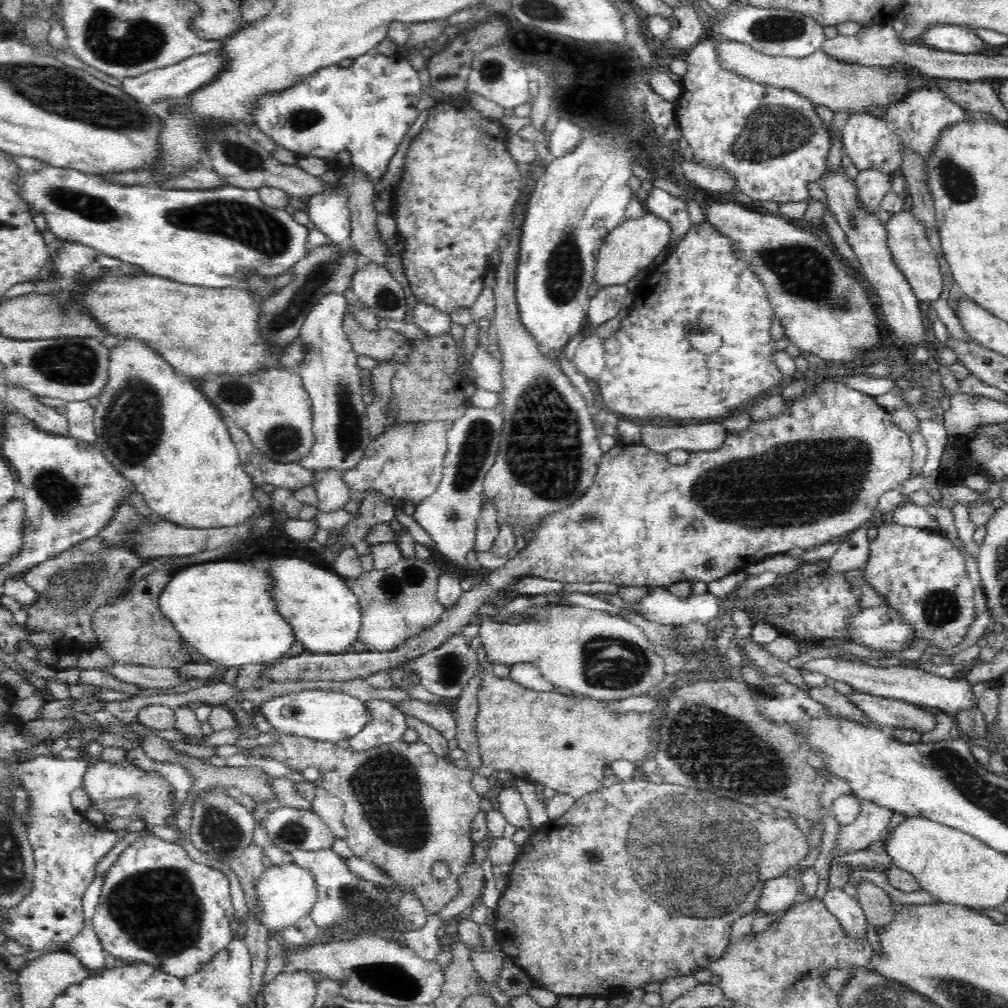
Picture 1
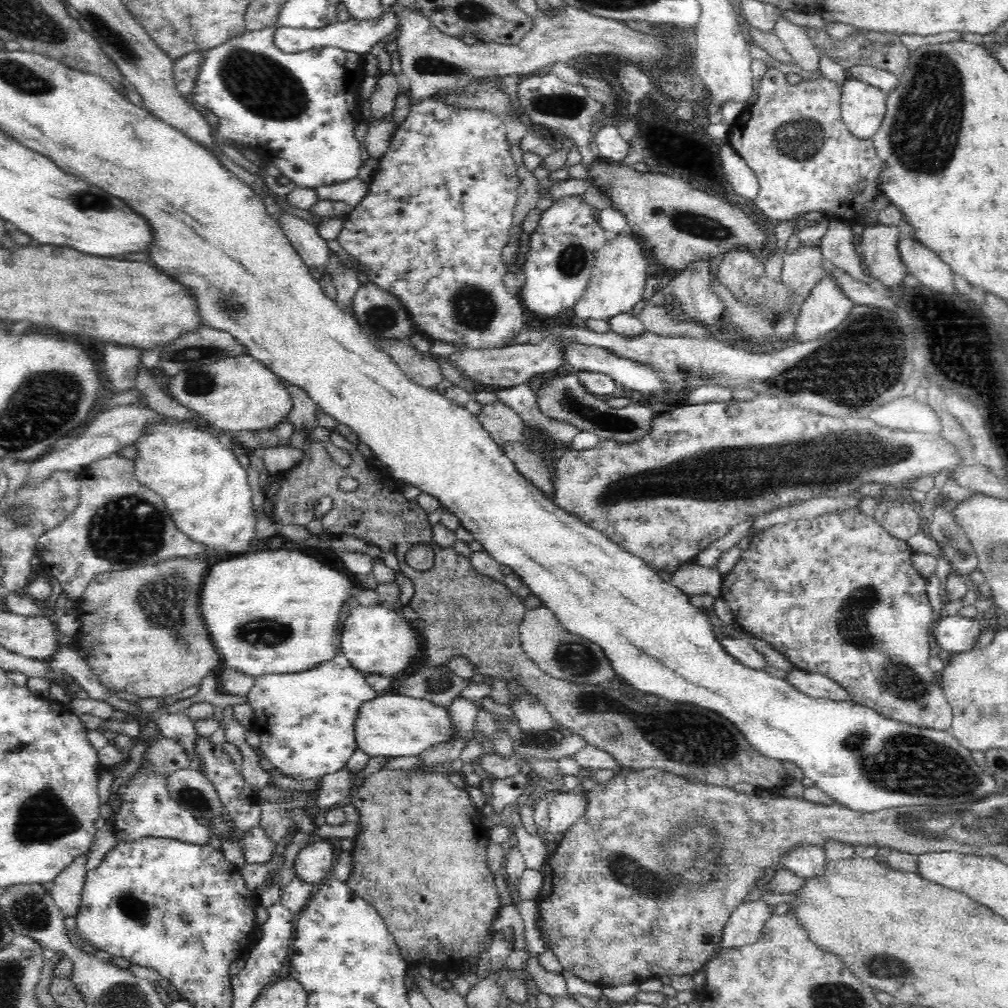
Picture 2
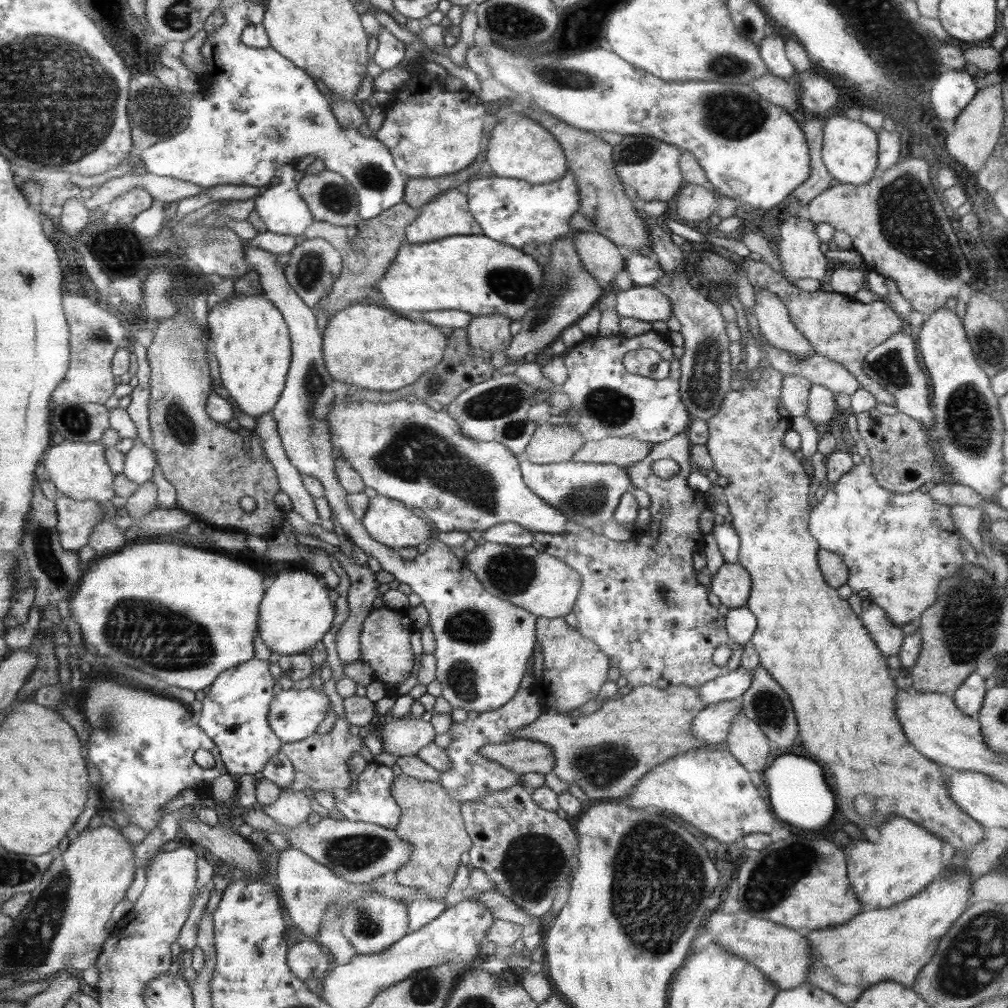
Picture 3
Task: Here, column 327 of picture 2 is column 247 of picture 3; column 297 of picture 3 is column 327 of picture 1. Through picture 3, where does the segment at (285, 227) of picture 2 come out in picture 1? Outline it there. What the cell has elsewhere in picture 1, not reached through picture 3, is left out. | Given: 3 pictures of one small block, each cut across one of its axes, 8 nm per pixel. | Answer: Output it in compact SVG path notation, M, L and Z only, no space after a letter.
M325 294L312 307L300 331L300 342L306 354L300 362L299 375L311 398L315 436L310 454L299 460L308 470L350 470L361 461L371 443L367 407L362 401L361 369L356 363L358 356L342 326L347 305L344 295Z

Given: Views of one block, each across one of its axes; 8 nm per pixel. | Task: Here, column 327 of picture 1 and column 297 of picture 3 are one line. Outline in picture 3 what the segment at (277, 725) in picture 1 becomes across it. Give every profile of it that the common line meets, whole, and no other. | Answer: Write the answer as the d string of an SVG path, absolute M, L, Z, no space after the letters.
M283 690L276 695L270 704L268 723L272 731L283 743L302 741L315 734L318 726L326 719L331 710L330 698L323 690Z

